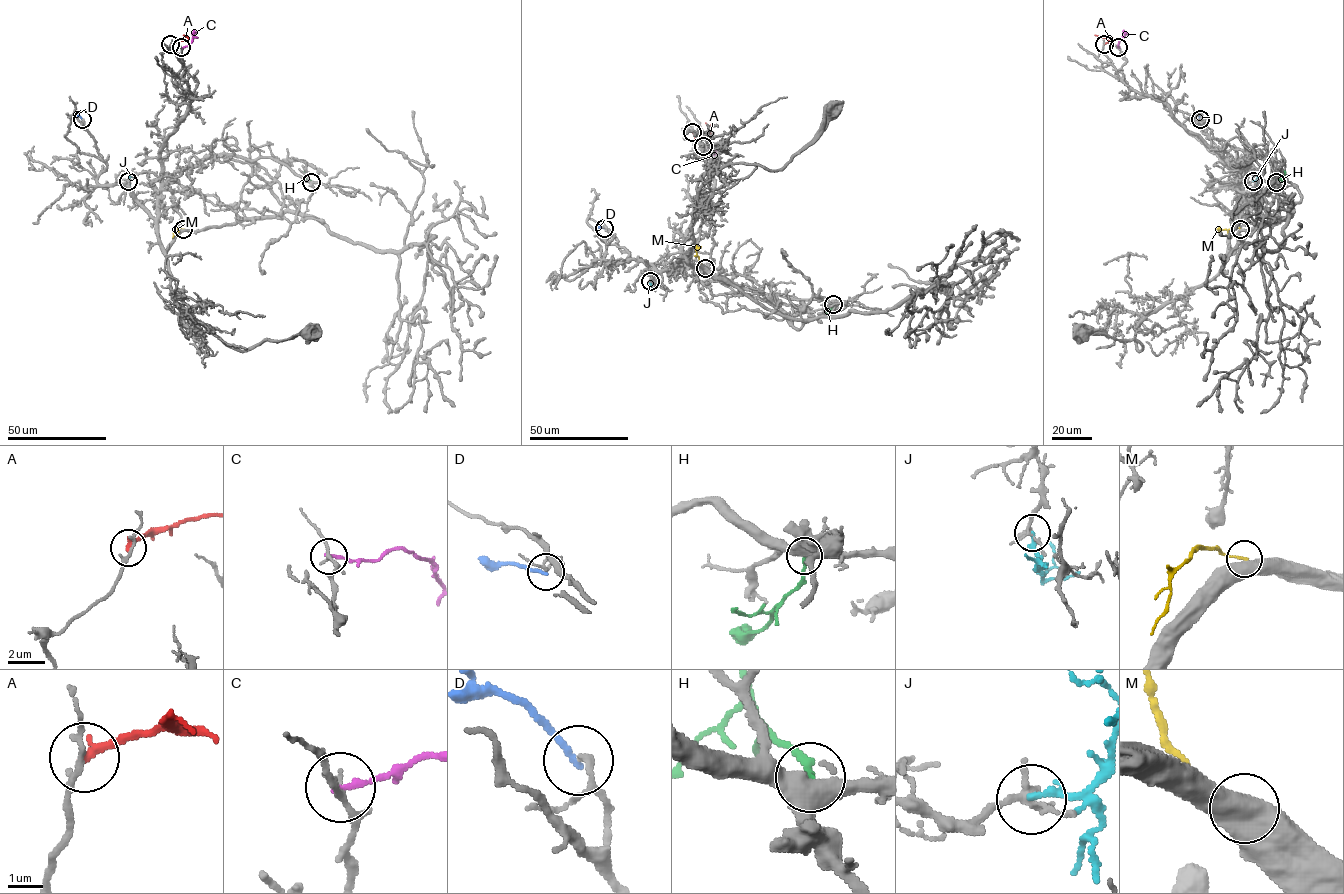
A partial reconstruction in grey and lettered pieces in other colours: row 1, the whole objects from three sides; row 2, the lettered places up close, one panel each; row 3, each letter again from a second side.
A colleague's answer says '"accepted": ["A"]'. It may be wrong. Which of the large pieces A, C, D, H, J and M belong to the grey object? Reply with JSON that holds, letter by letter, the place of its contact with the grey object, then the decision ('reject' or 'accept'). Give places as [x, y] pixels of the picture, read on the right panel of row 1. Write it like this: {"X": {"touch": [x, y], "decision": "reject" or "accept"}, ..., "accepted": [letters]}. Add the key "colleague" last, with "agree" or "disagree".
{"A": {"touch": [1104, 44], "decision": "reject"}, "C": {"touch": [1118, 47], "decision": "reject"}, "D": {"touch": [1200, 119], "decision": "reject"}, "H": {"touch": [1276, 182], "decision": "reject"}, "J": {"touch": [1253, 181], "decision": "reject"}, "M": {"touch": [1240, 229], "decision": "reject"}, "accepted": [], "colleague": "disagree"}

